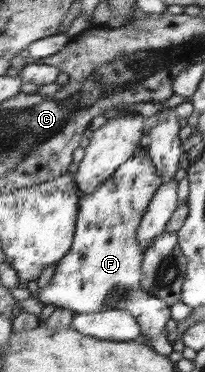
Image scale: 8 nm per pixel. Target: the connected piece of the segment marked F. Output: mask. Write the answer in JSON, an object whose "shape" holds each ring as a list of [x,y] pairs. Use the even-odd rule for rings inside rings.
{"shape":[[[140,150],[126,161],[100,188],[79,200],[78,222],[75,227],[71,253],[56,265],[50,282],[39,288],[38,299],[42,304],[67,308],[76,314],[92,314],[109,308],[127,310],[140,323],[142,336],[151,340],[148,346],[168,356],[173,344],[164,331],[170,320],[170,305],[151,292],[141,288],[142,255],[145,250],[136,238],[152,198],[162,185],[162,175],[146,150]]]}

